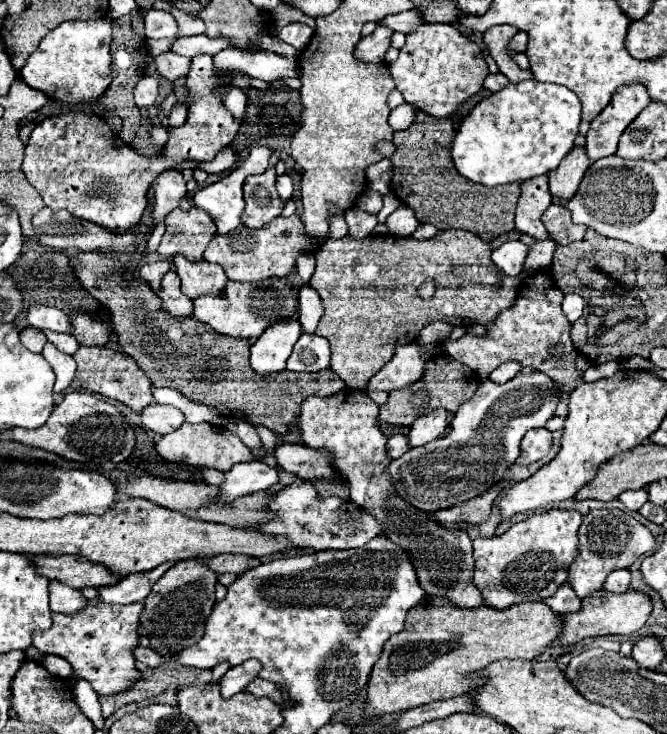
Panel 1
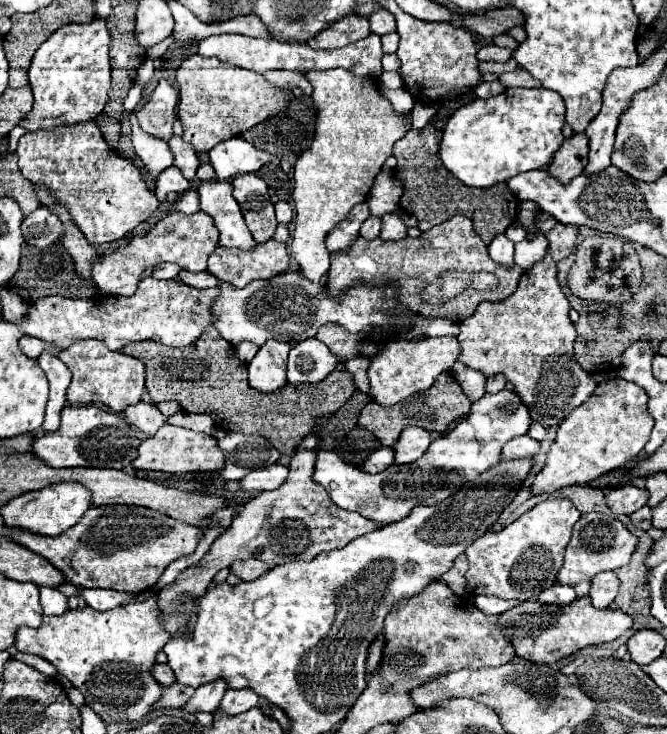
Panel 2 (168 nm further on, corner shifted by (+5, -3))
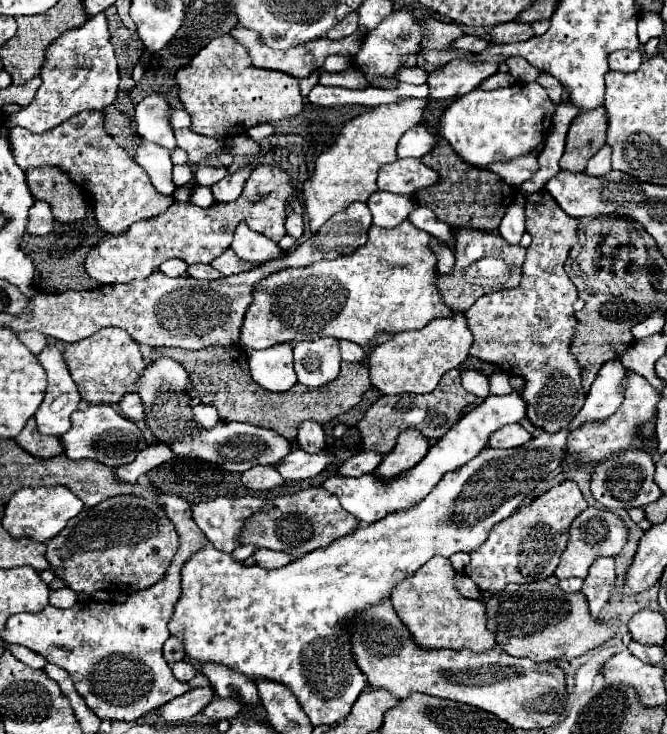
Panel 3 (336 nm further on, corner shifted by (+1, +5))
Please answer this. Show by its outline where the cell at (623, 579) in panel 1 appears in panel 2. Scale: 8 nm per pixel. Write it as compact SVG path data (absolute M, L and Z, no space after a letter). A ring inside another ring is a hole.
M599 572L591 580L589 598L595 608L607 608L613 604L615 596L619 592L619 578L615 572Z

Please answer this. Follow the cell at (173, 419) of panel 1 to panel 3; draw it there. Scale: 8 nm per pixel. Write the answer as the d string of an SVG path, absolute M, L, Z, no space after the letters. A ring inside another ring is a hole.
M125 394L119 402L119 410L127 420L143 420L143 404L139 394Z

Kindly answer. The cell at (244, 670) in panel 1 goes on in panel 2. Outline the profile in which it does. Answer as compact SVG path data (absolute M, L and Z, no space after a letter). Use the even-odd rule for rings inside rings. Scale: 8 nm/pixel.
M215 680L209 684L203 684L195 690L195 694L191 696L191 700L183 706L187 712L215 712L217 706L221 704L223 694L227 692L227 682L225 680Z

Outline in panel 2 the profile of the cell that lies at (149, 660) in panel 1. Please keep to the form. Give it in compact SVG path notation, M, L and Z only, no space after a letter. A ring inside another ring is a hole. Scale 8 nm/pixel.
M155 664L153 666L153 676L155 676L155 680L159 682L159 684L173 684L175 682L175 676L173 676L173 672L171 672L171 668L167 666L167 664Z

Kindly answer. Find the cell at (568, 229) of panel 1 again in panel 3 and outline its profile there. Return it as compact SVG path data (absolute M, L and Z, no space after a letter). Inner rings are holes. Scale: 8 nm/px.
M547 190L527 196L525 216L533 242L527 248L523 280L513 290L497 290L481 296L465 312L473 334L469 354L497 364L507 374L523 376L525 388L521 398L527 404L529 422L545 432L559 432L571 424L585 400L581 368L569 350L577 324L573 314L577 288L563 270L569 250L577 242L577 220L567 216Z

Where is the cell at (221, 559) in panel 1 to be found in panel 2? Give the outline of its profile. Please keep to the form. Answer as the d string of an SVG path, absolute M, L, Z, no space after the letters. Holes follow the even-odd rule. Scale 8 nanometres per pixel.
M237 560L231 564L231 574L235 574L241 580L255 580L267 570L269 570L269 564L259 560Z

